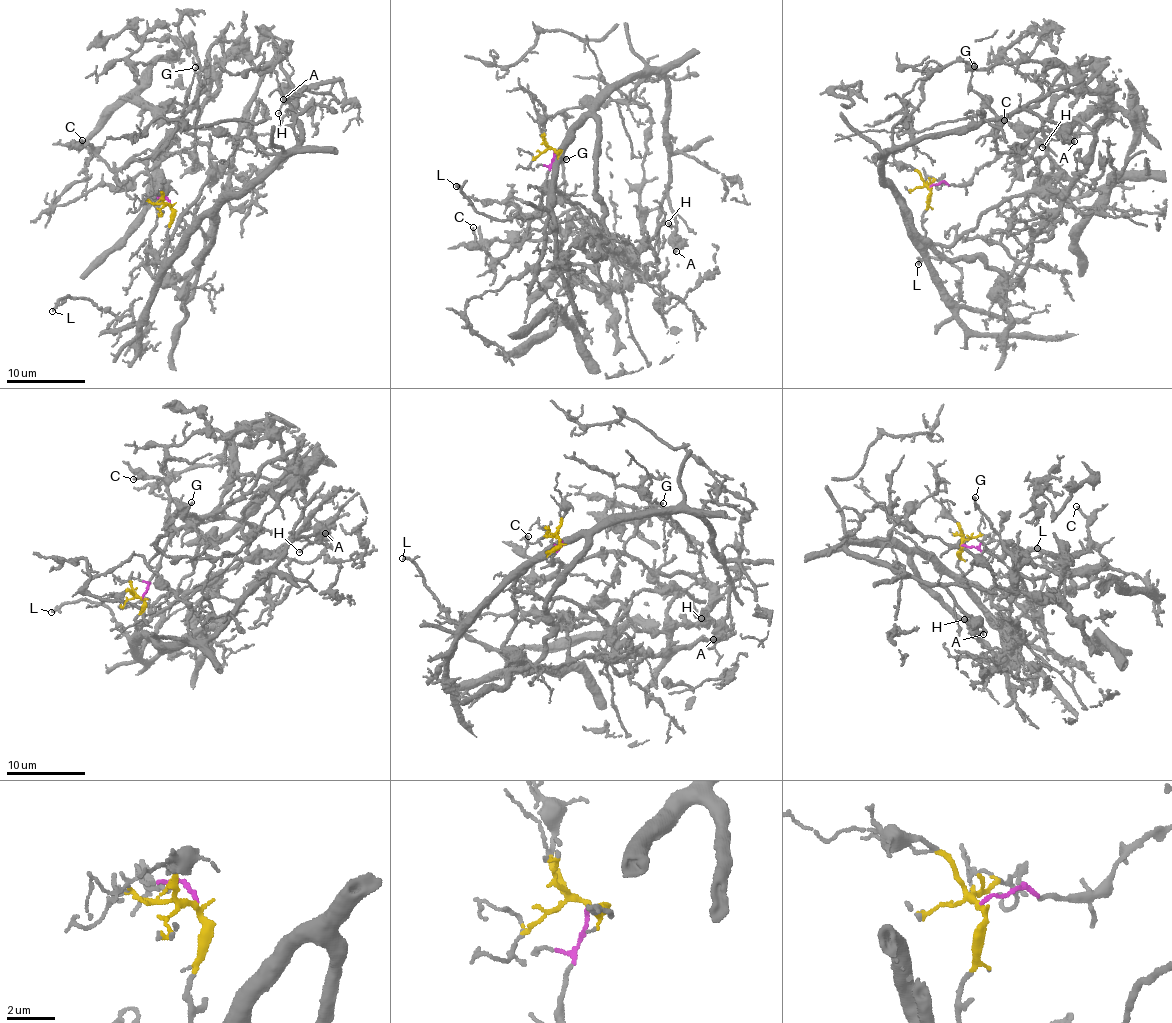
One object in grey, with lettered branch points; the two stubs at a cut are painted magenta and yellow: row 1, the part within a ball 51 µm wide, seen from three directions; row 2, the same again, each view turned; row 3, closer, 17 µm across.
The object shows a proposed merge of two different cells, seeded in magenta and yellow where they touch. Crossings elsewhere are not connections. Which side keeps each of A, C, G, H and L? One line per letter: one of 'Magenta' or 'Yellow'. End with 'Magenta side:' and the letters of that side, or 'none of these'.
A: Yellow
C: Magenta
G: Magenta
H: Yellow
L: Yellow
Magenta side: C, G

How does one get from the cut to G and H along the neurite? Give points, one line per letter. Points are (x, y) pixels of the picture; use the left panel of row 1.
G: (170, 205), (165, 197), (158, 199), (146, 173), (157, 145), (182, 117), (194, 67)
H: (170, 205), (169, 257), (199, 221), (243, 193), (293, 152), (301, 136), (287, 77), (291, 82), (278, 113)

